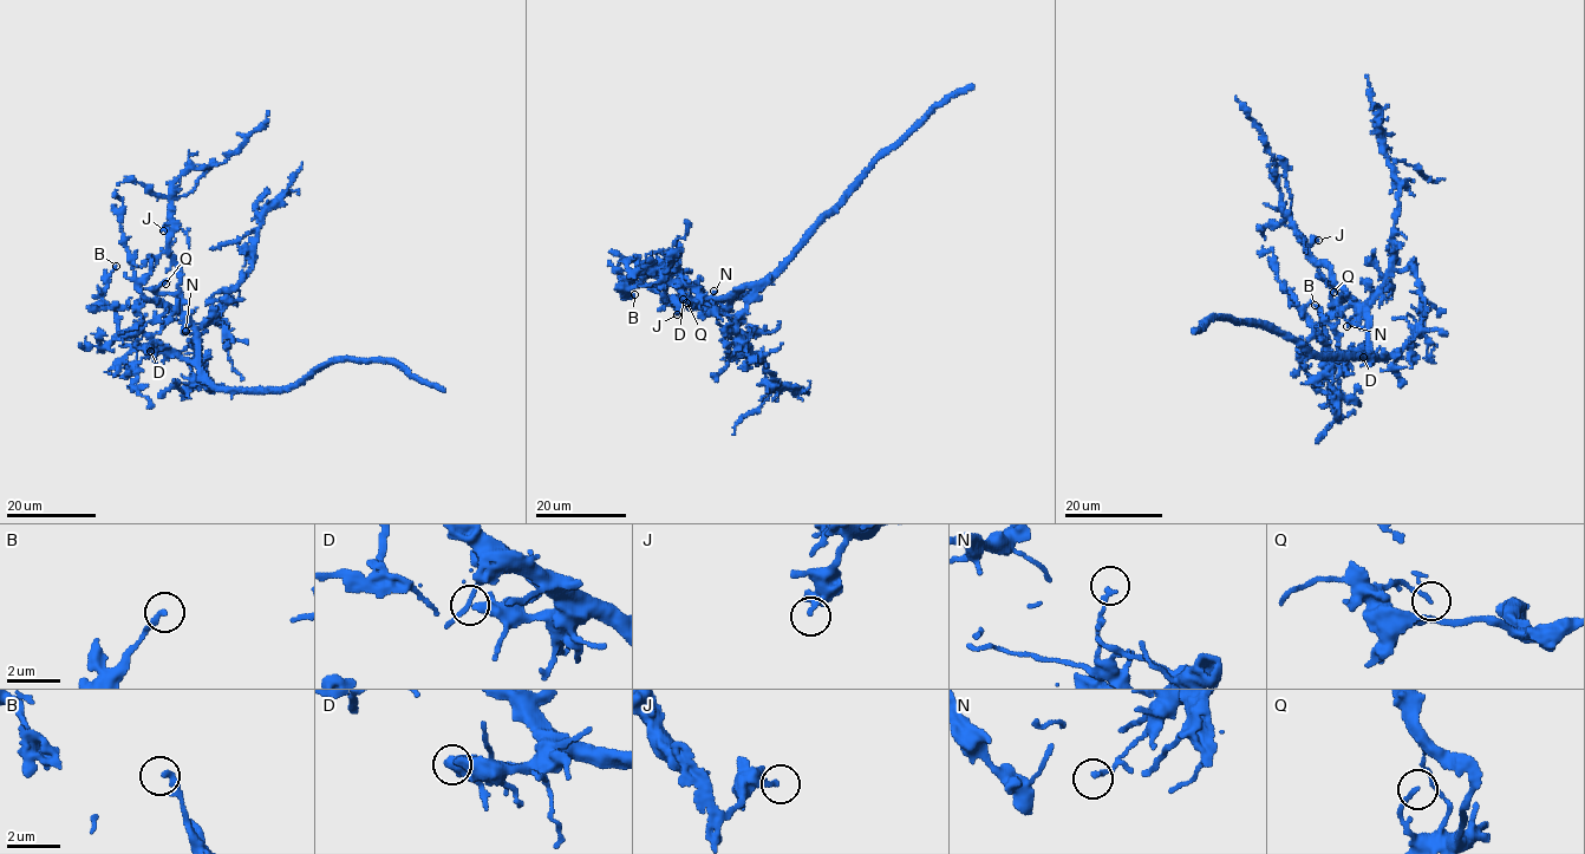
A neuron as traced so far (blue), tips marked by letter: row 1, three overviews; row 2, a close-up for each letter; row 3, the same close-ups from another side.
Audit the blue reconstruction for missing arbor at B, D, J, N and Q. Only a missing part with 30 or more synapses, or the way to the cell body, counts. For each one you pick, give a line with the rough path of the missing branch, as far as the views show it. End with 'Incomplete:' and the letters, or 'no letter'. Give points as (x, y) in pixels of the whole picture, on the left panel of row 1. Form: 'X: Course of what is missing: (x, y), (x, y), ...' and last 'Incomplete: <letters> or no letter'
Incomplete: no letter

